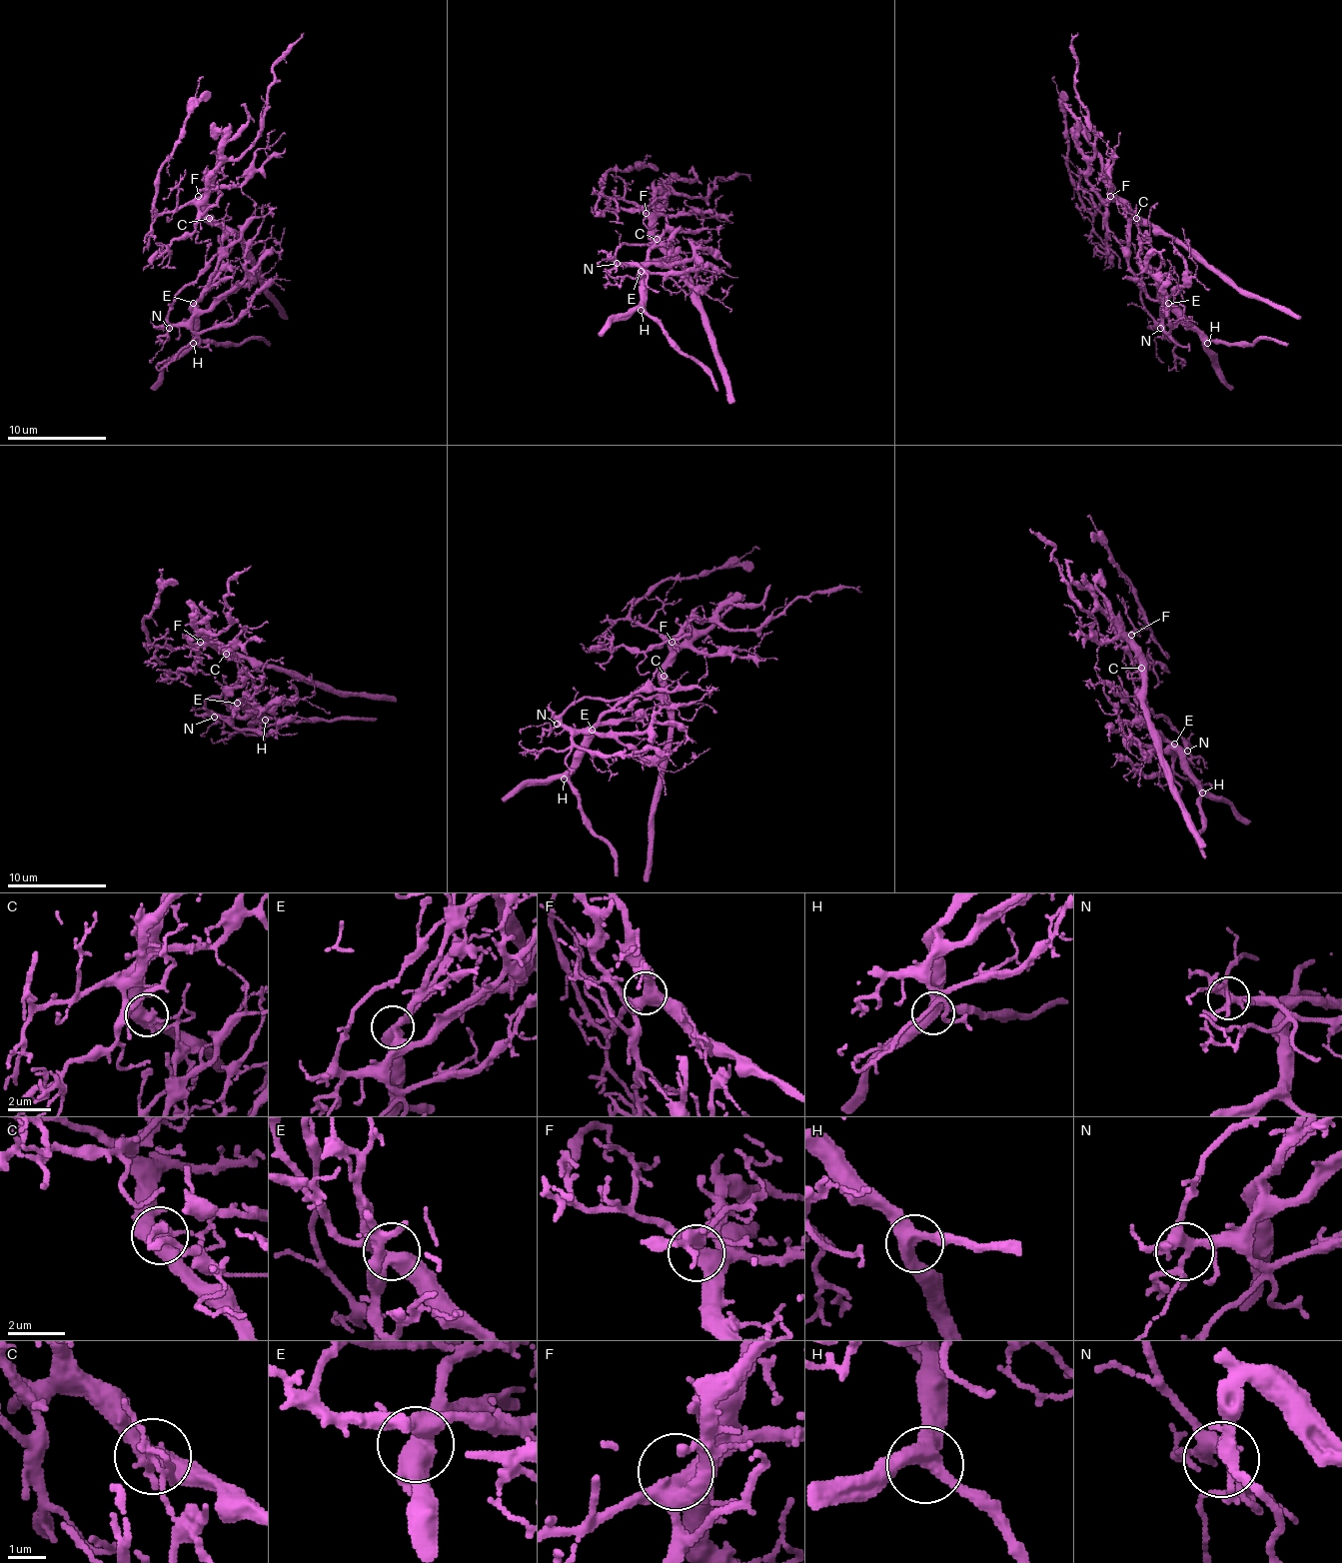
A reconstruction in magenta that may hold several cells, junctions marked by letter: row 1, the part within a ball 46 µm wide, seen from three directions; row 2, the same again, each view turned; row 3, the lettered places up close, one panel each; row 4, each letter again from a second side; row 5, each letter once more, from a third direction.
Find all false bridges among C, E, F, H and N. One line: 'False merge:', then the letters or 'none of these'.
False merge: C

